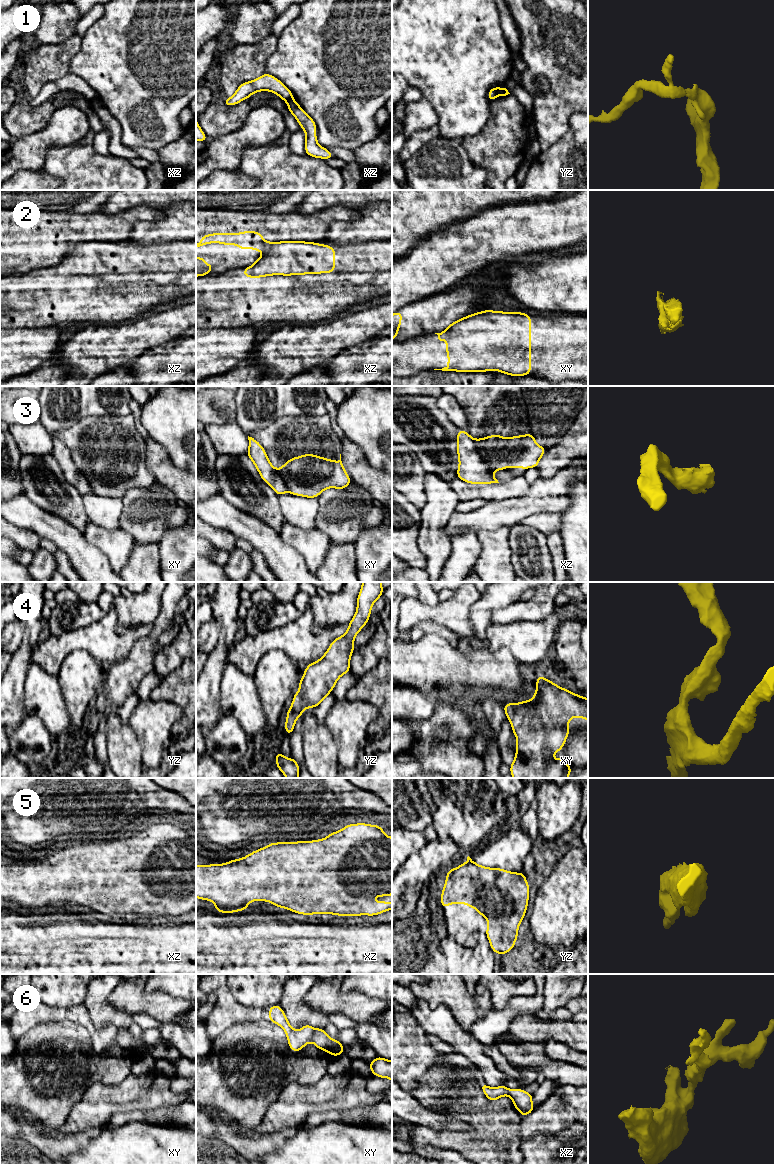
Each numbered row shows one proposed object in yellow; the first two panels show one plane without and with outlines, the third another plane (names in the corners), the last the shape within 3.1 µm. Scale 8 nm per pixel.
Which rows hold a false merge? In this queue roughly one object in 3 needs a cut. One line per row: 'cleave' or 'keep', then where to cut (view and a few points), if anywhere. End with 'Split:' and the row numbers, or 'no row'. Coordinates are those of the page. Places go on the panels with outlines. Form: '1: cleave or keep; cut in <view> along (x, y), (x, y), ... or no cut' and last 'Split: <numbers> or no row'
1: cleave; cut in yz along (500, 88), (498, 94)
2: cleave; cut in xz along (272, 243), (264, 251)
3: cleave; cut in xz along (472, 439), (482, 459), (493, 470)
4: keep; no cut
5: keep; no cut
6: cleave; cut in xy along (315, 1029), (311, 1040)
Split: 1, 2, 3, 6

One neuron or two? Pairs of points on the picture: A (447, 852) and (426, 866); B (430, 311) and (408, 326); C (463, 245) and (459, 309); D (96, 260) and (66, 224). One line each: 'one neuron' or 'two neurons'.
A: one neuron
B: one neuron
C: two neurons
D: two neurons

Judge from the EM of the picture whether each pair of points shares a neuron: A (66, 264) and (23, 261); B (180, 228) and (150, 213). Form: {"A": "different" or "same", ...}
{"A": "different", "B": "different"}

